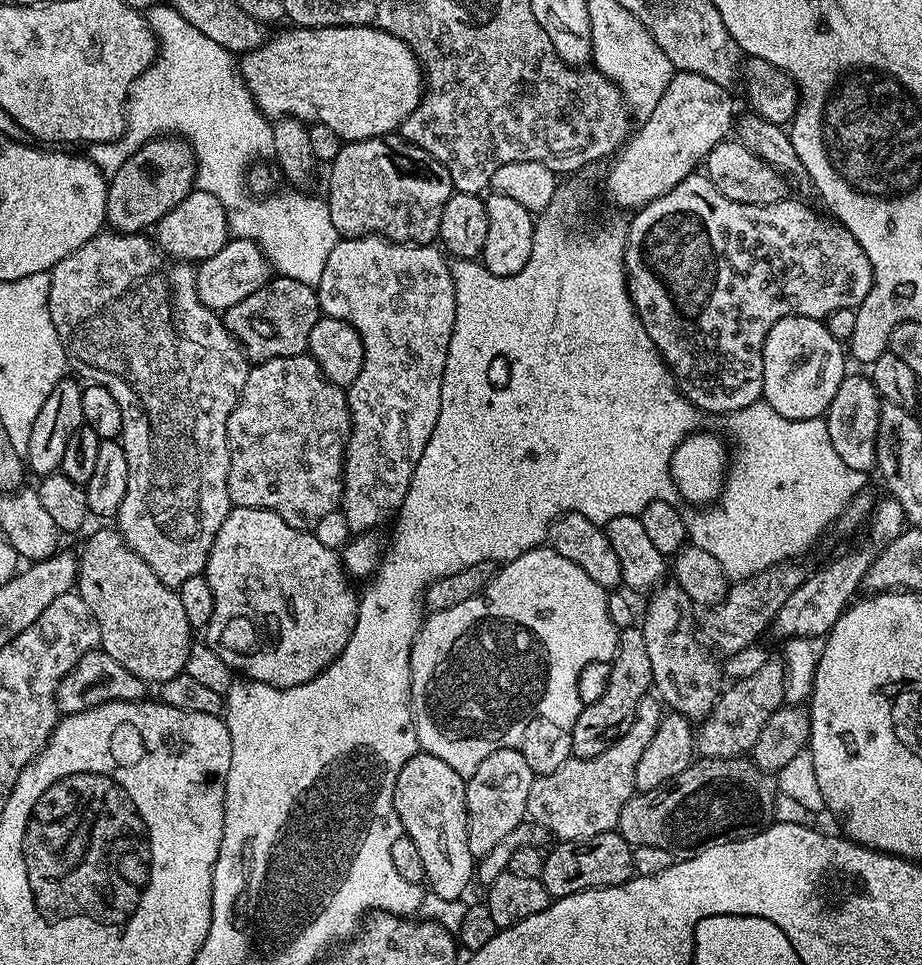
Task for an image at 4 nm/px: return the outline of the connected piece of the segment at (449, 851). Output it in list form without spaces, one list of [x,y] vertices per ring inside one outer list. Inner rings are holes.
[[[417,752],[398,774],[398,782],[394,786],[394,810],[398,810],[398,818],[403,835],[408,836],[418,846],[418,854],[422,858],[424,879],[427,887],[440,900],[456,900],[474,880],[474,857],[470,854],[468,841],[468,811],[466,810],[466,790],[468,785],[465,777],[446,766],[442,758],[434,758],[429,752]]]

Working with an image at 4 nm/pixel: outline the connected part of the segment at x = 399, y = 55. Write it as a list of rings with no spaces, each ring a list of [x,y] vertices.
[[[288,26],[285,32],[280,32],[277,36],[269,35],[263,44],[259,44],[254,50],[243,53],[239,57],[238,67],[246,86],[249,88],[250,94],[254,98],[254,102],[257,103],[257,106],[260,107],[266,117],[283,118],[293,116],[296,120],[325,124],[330,126],[330,130],[334,130],[334,134],[338,134],[341,141],[344,142],[365,140],[366,138],[395,133],[399,129],[401,122],[419,106],[420,98],[424,94],[424,74],[420,70],[420,61],[416,59],[416,55],[410,50],[410,46],[406,46],[406,42],[394,38],[394,34],[384,32],[381,28],[365,28],[363,26],[302,28],[299,26]]]

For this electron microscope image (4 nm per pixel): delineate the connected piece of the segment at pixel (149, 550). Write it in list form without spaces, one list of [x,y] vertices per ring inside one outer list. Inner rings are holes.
[[[101,230],[97,236],[90,238],[74,254],[66,254],[62,262],[58,262],[51,270],[50,282],[50,318],[64,344],[64,353],[68,356],[71,371],[81,372],[85,381],[101,384],[114,394],[114,402],[118,402],[118,410],[122,410],[122,430],[119,439],[126,450],[126,462],[130,466],[130,478],[126,486],[126,498],[122,498],[122,506],[114,517],[125,544],[158,574],[158,582],[168,588],[179,590],[182,582],[201,575],[210,558],[210,550],[214,546],[214,538],[218,538],[218,530],[222,530],[222,522],[226,522],[230,505],[228,502],[228,475],[230,474],[230,450],[226,426],[238,398],[242,394],[242,386],[246,386],[246,378],[250,361],[244,347],[228,332],[223,319],[213,312],[198,298],[196,289],[196,268],[189,261],[174,260],[165,256],[159,247],[147,235],[138,232],[117,232]]]

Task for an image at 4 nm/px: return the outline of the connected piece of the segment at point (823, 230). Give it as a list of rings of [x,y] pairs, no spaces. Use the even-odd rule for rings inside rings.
[[[693,174],[682,178],[669,192],[645,204],[633,216],[636,217],[633,218],[632,225],[627,225],[624,242],[624,274],[628,293],[632,295],[632,305],[636,308],[646,334],[650,334],[654,346],[660,352],[660,357],[664,359],[673,378],[676,379],[676,386],[680,389],[680,393],[704,414],[737,412],[761,399],[764,391],[762,371],[764,339],[774,322],[787,316],[809,316],[815,320],[824,320],[834,310],[855,309],[872,289],[870,258],[866,258],[854,234],[850,234],[842,225],[837,224],[835,219],[823,220],[818,213],[811,212],[806,205],[799,204],[791,198],[785,198],[773,204],[734,202],[726,198],[726,194],[722,194],[722,190],[718,190],[714,182],[708,180],[707,175]]]

